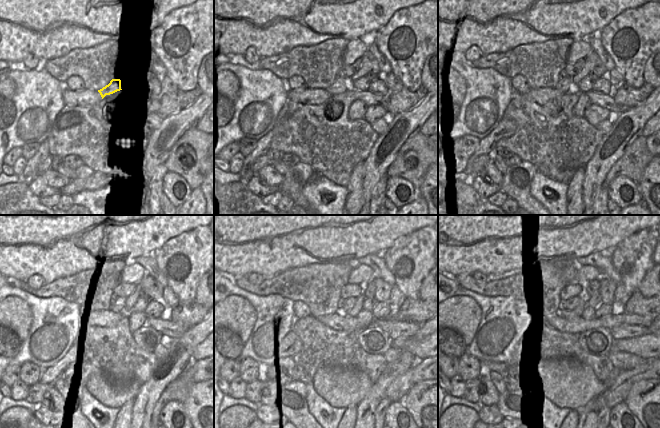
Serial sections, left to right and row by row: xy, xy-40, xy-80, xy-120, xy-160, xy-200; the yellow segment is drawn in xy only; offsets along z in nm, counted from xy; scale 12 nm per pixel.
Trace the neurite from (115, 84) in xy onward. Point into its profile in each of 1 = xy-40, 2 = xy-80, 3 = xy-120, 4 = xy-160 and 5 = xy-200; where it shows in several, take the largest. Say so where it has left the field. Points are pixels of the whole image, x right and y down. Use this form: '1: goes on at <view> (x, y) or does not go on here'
1: goes on at xy-40 (339, 86)
2: goes on at xy-80 (564, 85)
3: goes on at xy-120 (118, 308)
4: goes on at xy-160 (349, 303)
5: goes on at xy-200 (572, 303)

